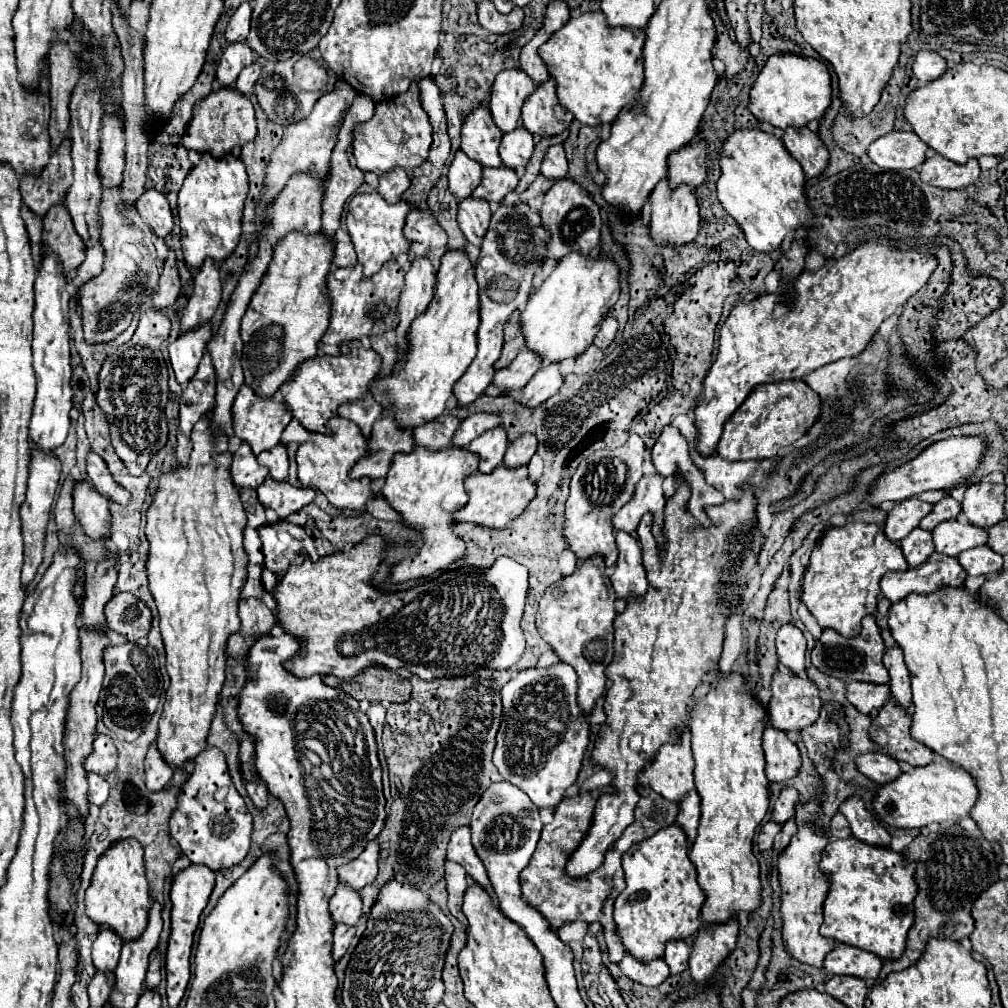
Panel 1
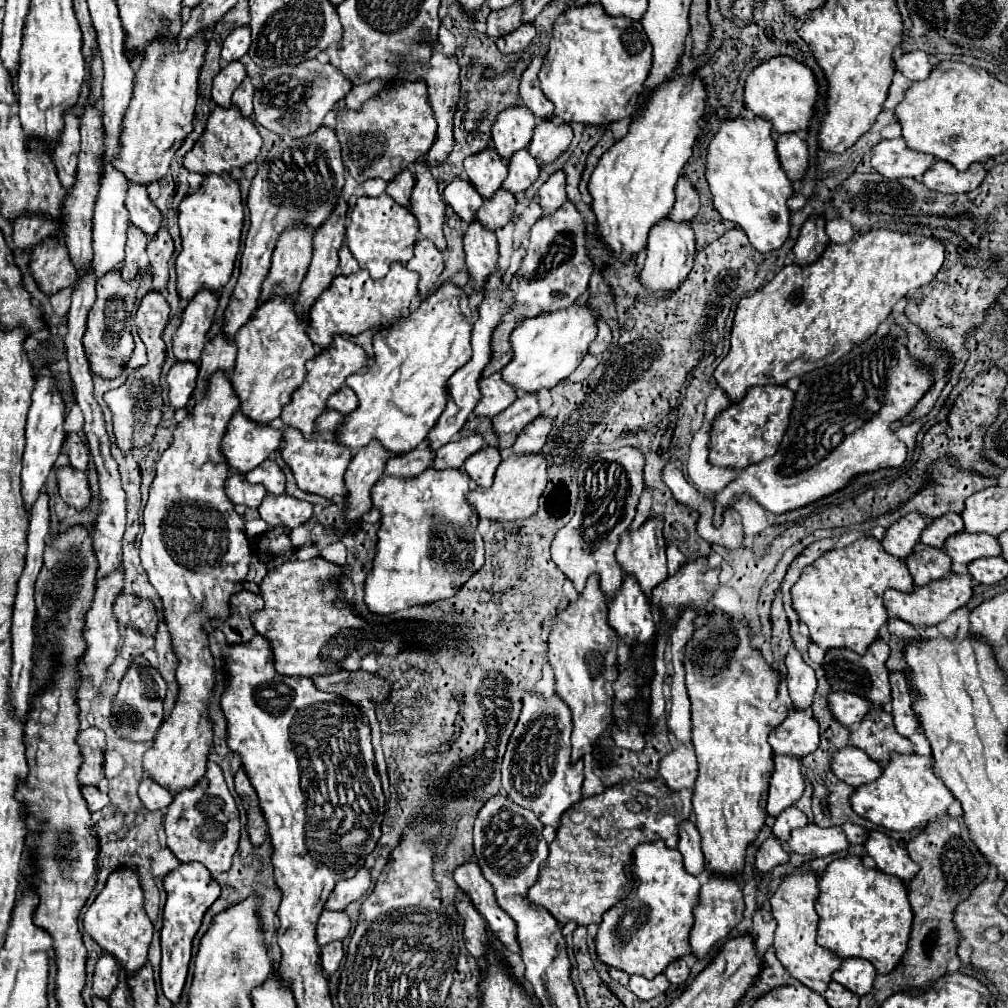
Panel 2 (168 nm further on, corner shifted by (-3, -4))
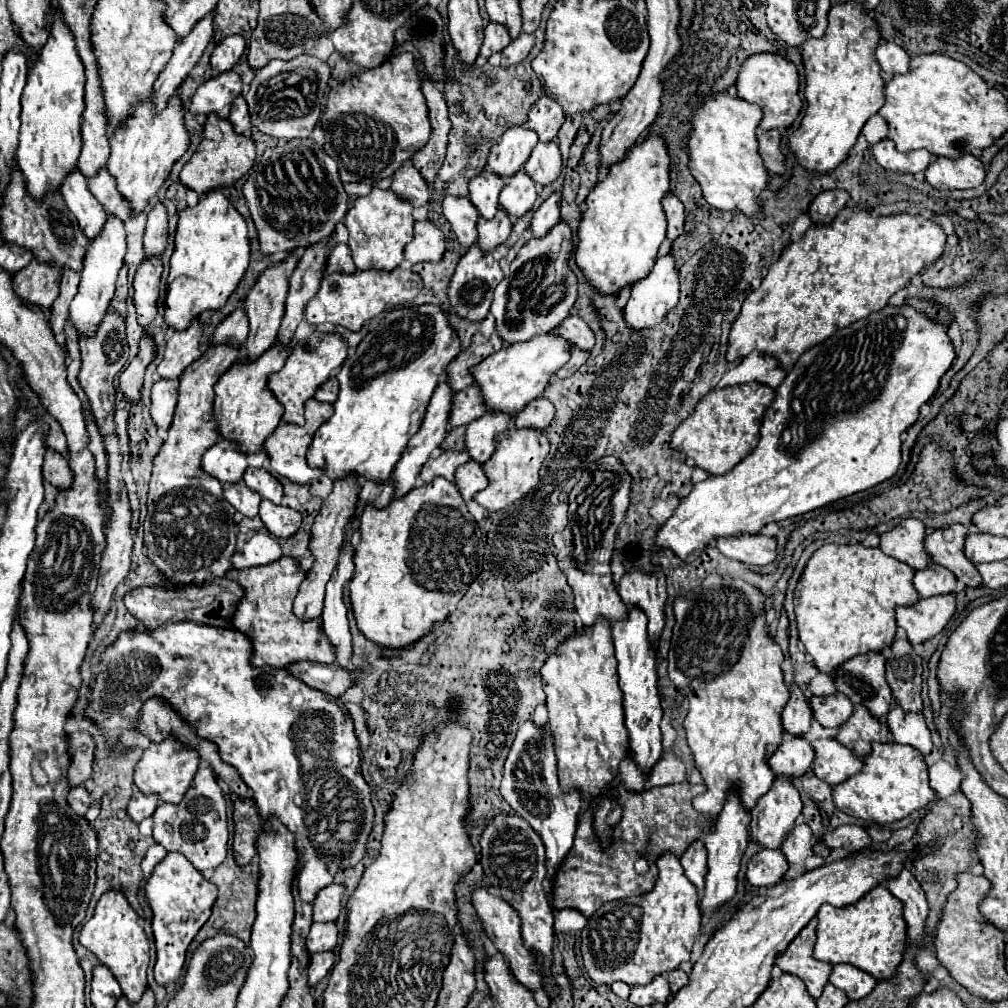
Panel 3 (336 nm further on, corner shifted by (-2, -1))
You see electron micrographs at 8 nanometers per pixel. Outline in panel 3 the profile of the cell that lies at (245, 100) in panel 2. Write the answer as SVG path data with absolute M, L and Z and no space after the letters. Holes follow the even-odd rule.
M239 94L231 106L231 114L229 114L229 120L233 122L235 130L239 130L239 134L245 134L249 136L251 134L251 118L249 118L249 108L247 108L247 102L243 98L243 94Z

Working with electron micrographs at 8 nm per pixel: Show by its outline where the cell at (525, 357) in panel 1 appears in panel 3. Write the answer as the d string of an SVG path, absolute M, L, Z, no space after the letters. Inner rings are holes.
M473 384L465 390L457 392L453 398L453 410L451 410L451 426L465 426L477 418L481 418L487 412L485 396L483 392Z

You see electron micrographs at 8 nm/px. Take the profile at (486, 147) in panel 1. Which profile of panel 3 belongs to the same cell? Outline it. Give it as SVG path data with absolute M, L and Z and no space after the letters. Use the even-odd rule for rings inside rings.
M481 170L469 180L469 200L477 206L483 218L493 218L499 206L499 192L505 186L505 178L489 170Z

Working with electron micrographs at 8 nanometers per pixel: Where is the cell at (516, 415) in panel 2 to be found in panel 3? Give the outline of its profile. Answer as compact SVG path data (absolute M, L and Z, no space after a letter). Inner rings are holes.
M487 410L485 416L471 422L465 434L465 450L471 454L471 458L477 462L487 462L495 452L495 440L509 430L511 420L511 414Z

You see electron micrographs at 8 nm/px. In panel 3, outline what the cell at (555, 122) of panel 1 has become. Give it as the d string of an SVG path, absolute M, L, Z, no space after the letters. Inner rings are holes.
M557 140L547 144L537 142L529 160L525 162L525 170L541 186L553 182L561 172L561 150L557 146Z

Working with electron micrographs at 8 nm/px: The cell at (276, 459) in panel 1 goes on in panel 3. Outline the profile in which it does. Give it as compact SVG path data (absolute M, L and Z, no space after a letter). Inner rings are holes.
M249 468L247 472L245 472L245 484L251 488L251 490L255 490L255 492L259 492L263 498L267 498L267 500L271 500L271 502L275 502L275 504L281 504L281 498L283 498L283 486L281 486L281 482L275 478L275 476L271 476L267 470L263 470L263 468Z

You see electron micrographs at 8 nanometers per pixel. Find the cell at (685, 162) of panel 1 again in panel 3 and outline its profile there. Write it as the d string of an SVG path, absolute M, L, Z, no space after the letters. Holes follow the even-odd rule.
M667 194L663 198L663 206L665 206L665 216L667 216L667 238L675 240L679 234L683 234L685 208L683 208L679 196L675 196L675 194Z

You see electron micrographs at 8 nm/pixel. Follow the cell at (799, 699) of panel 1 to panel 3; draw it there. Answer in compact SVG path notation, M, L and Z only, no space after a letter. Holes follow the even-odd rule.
M789 736L781 742L781 746L769 758L769 766L775 774L787 776L803 776L813 764L815 752L813 746L803 736Z

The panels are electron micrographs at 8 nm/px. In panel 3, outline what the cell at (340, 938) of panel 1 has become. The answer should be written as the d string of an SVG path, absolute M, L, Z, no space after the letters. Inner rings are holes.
M327 950L327 952L319 952L319 954L311 954L311 962L309 962L309 984L315 986L321 978L325 978L329 974L329 970L335 964L335 952Z

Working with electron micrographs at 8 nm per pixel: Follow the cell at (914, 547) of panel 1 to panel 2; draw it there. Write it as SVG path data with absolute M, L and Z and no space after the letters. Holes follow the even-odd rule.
M918 543L918 547L914 547L914 553L906 559L906 565L914 577L916 587L940 581L952 573L950 557L944 551L928 547L924 543Z

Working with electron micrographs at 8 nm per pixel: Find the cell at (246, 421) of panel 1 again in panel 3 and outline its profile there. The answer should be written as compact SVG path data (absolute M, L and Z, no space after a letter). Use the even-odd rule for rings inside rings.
M221 438L203 456L201 464L205 472L213 474L221 482L229 482L229 484L239 482L247 468L247 454L237 448L239 448L237 442Z

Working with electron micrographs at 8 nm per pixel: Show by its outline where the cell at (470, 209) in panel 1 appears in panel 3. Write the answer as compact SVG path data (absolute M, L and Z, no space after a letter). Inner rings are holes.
M473 244L461 256L461 262L449 284L449 300L451 300L453 312L463 318L469 318L469 320L483 320L493 302L493 290L501 280L503 280L503 270L501 270L499 262L493 258L493 252L483 252L483 250L479 250L477 244Z

